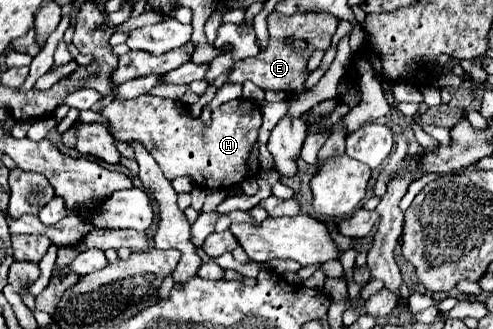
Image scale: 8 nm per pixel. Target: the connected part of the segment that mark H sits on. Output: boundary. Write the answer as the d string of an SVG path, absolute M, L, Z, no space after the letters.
M139 95L135 99L113 99L99 111L121 143L139 141L157 161L163 175L173 181L187 175L201 189L231 189L247 179L247 159L251 157L261 127L261 109L249 99L233 99L213 111L211 125L193 119L183 101Z

